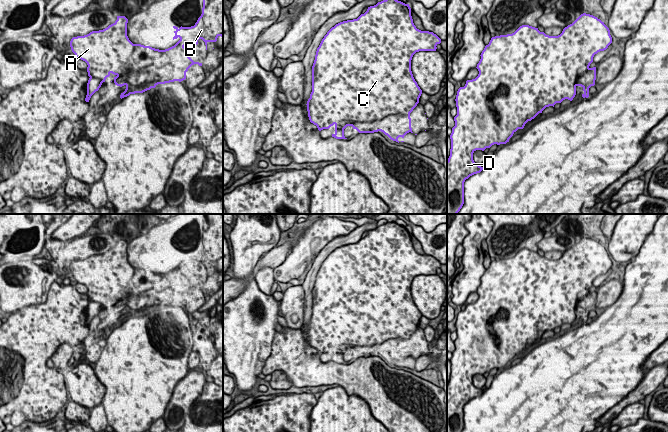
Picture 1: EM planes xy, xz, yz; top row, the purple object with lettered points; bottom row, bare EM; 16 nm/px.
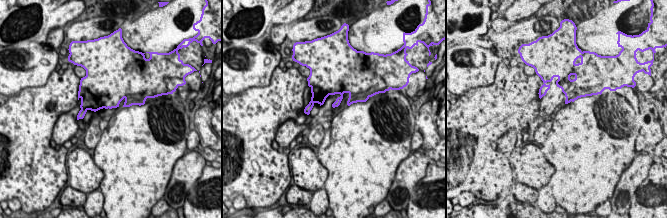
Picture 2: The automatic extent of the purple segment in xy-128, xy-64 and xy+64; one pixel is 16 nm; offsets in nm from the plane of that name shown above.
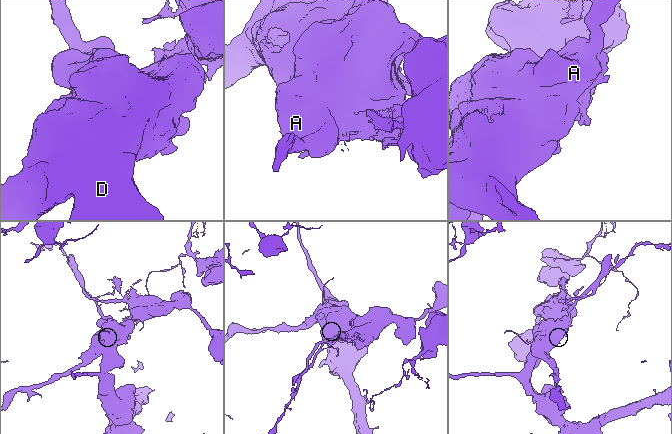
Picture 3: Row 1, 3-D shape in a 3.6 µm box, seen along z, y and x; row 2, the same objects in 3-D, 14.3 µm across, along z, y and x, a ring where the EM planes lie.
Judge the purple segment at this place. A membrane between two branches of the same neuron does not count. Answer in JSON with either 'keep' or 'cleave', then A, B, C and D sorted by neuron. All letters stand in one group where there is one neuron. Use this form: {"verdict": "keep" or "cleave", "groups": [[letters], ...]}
{"verdict": "cleave", "groups": [["A", "C", "D"], ["B"]]}

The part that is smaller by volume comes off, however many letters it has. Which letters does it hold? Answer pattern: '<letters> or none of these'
B

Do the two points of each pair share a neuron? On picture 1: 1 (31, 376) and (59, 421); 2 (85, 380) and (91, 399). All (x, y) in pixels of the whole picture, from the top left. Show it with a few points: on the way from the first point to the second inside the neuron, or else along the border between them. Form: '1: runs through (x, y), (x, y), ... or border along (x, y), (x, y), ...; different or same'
1: border along (60, 410), (51, 419); different
2: runs through (85, 385), (85, 389), (89, 394); same

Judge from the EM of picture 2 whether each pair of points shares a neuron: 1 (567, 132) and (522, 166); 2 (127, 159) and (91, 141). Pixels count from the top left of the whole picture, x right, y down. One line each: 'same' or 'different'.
1: different
2: different

